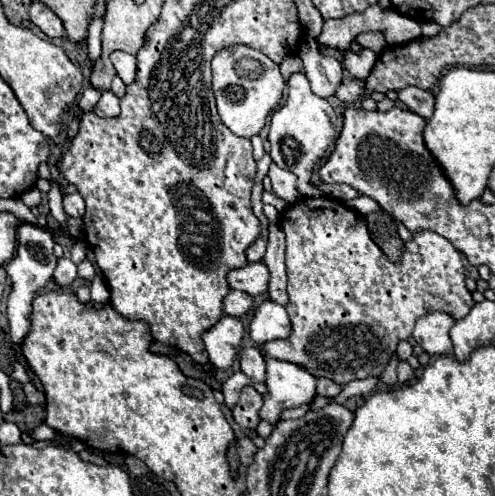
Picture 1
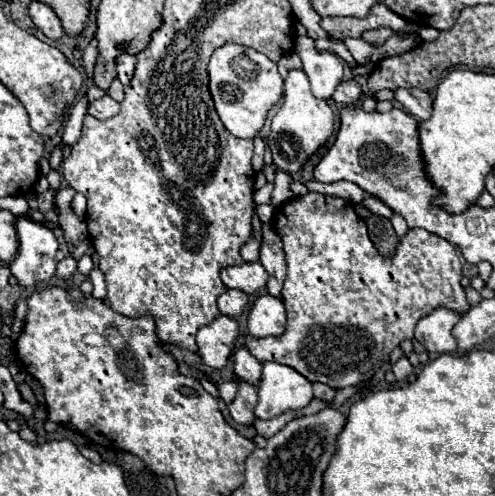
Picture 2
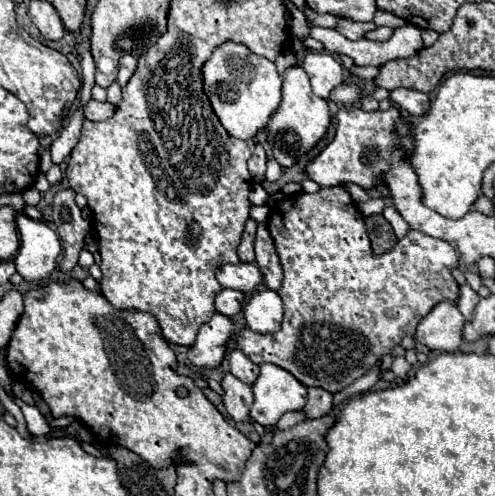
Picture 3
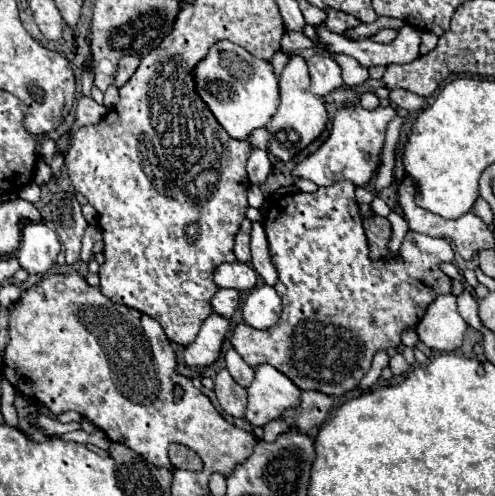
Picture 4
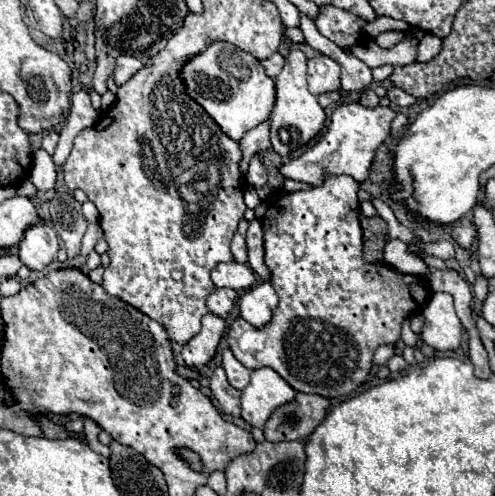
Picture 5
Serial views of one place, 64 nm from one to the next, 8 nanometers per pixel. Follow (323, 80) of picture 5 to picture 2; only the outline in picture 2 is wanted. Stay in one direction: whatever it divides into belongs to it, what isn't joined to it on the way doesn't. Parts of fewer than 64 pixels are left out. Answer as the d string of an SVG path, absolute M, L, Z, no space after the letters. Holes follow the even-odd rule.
M310 36L296 38L294 50L302 58L302 64L304 64L302 70L310 80L312 94L316 98L328 100L336 90L336 86L342 82L342 74L344 74L342 60L332 52L318 52Z

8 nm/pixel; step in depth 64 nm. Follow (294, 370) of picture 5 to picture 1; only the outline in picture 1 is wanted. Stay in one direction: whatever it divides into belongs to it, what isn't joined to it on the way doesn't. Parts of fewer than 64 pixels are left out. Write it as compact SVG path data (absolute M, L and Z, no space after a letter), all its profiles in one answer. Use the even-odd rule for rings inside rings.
M310 196L290 204L282 214L280 228L286 234L286 272L288 272L288 316L292 332L286 340L270 340L260 348L264 356L292 362L308 370L314 378L330 378L346 386L352 380L380 376L396 352L400 340L410 340L414 324L428 312L448 312L452 318L464 318L474 306L466 288L464 264L460 252L440 234L420 230L404 244L400 262L390 262L368 236L362 216L356 216L344 202L328 196Z

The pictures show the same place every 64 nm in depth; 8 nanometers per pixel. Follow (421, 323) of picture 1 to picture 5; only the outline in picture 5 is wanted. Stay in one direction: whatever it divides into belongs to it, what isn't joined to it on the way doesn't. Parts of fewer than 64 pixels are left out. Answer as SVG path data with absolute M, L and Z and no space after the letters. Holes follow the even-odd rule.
M432 292L422 306L424 330L422 338L434 350L456 350L462 340L462 324L454 312L452 296L446 292Z

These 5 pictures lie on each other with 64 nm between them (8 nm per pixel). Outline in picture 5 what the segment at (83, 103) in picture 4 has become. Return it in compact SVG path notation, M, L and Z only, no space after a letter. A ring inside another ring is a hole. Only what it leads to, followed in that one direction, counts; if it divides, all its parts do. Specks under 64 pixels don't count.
M86 90L72 92L70 104L72 104L72 106L70 106L70 114L68 114L66 126L64 126L62 132L60 132L60 142L58 142L58 148L56 148L56 154L54 154L54 164L56 164L56 166L62 166L64 160L70 156L74 138L76 138L84 128L94 126L96 120L98 120L98 112L92 108L92 104L90 104L90 94L88 94Z

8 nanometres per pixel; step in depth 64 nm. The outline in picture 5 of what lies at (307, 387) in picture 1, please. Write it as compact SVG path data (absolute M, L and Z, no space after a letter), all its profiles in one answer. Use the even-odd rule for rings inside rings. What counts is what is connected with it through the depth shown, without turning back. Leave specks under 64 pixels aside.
M272 368L252 370L250 384L242 390L240 406L242 418L254 428L262 428L272 412L280 404L286 404L294 396L294 388L282 380Z

